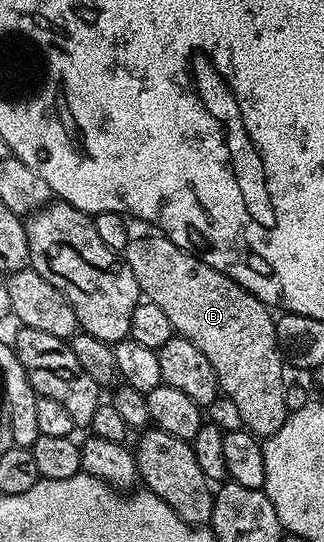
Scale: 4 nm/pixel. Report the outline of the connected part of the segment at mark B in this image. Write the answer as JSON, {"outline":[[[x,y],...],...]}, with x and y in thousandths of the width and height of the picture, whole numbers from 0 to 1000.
{"outline":[[[460,430],[472,434],[448,434],[438,441],[423,437],[401,439],[392,459],[380,467],[380,482],[404,496],[404,504],[417,504],[417,518],[435,528],[438,546],[457,557],[491,563],[491,570],[503,570],[503,577],[515,577],[537,613],[556,624],[590,629],[614,644],[614,651],[627,651],[627,659],[639,659],[639,666],[651,666],[651,681],[664,681],[670,690],[670,712],[688,723],[691,734],[725,740],[725,747],[738,753],[738,764],[747,766],[756,788],[778,795],[796,806],[827,806],[849,801],[880,780],[886,764],[880,755],[880,718],[886,712],[886,697],[880,699],[883,672],[867,659],[867,646],[855,640],[855,598],[849,581],[818,561],[802,559],[769,537],[753,537],[747,530],[713,511],[701,511],[688,504],[676,504],[664,496],[651,496],[651,489],[639,489],[623,478],[608,476],[593,463],[571,463],[552,452],[540,452],[525,441],[512,441],[494,430]]]}

